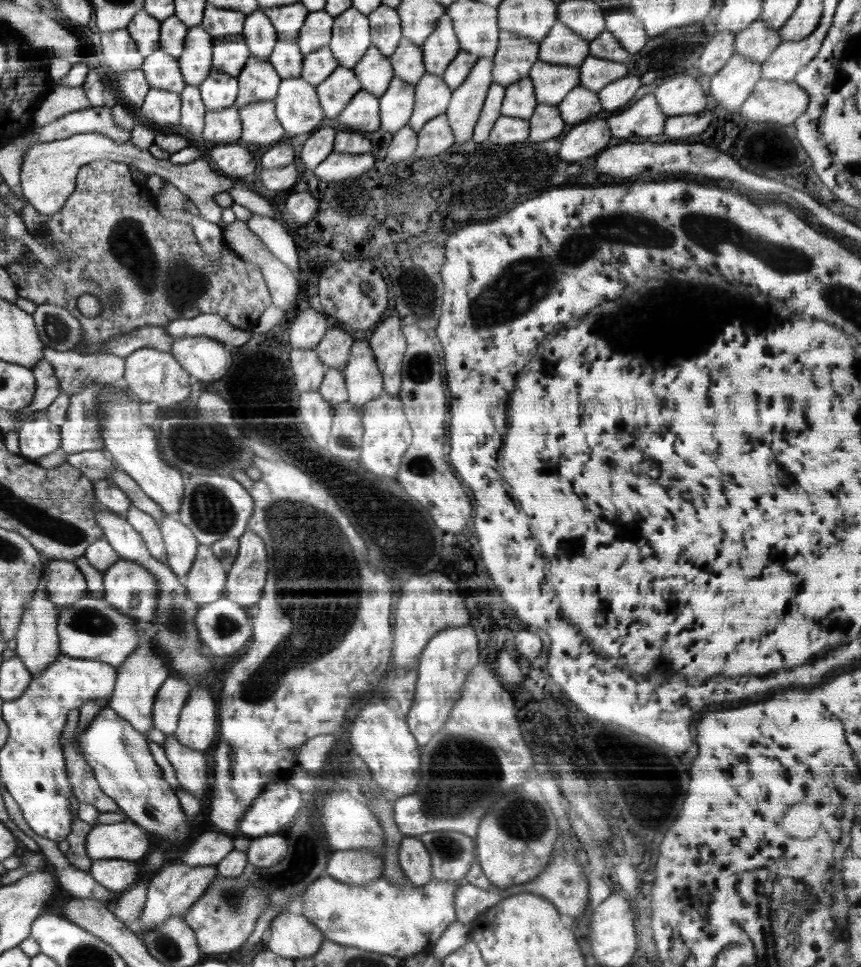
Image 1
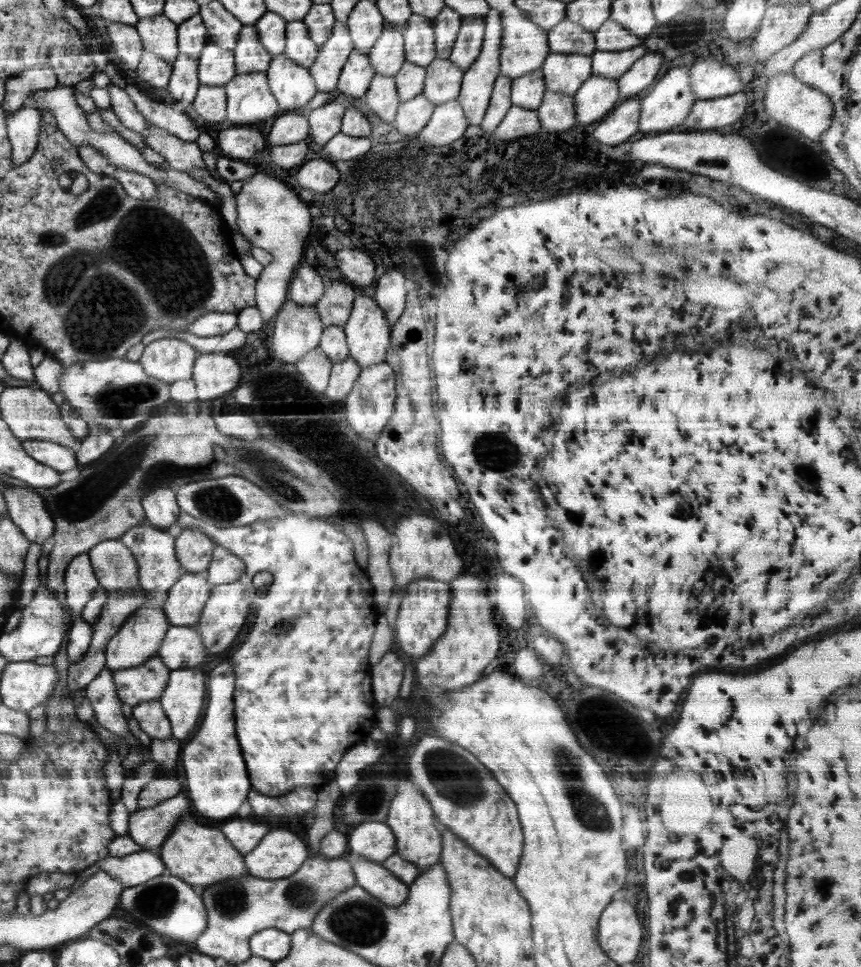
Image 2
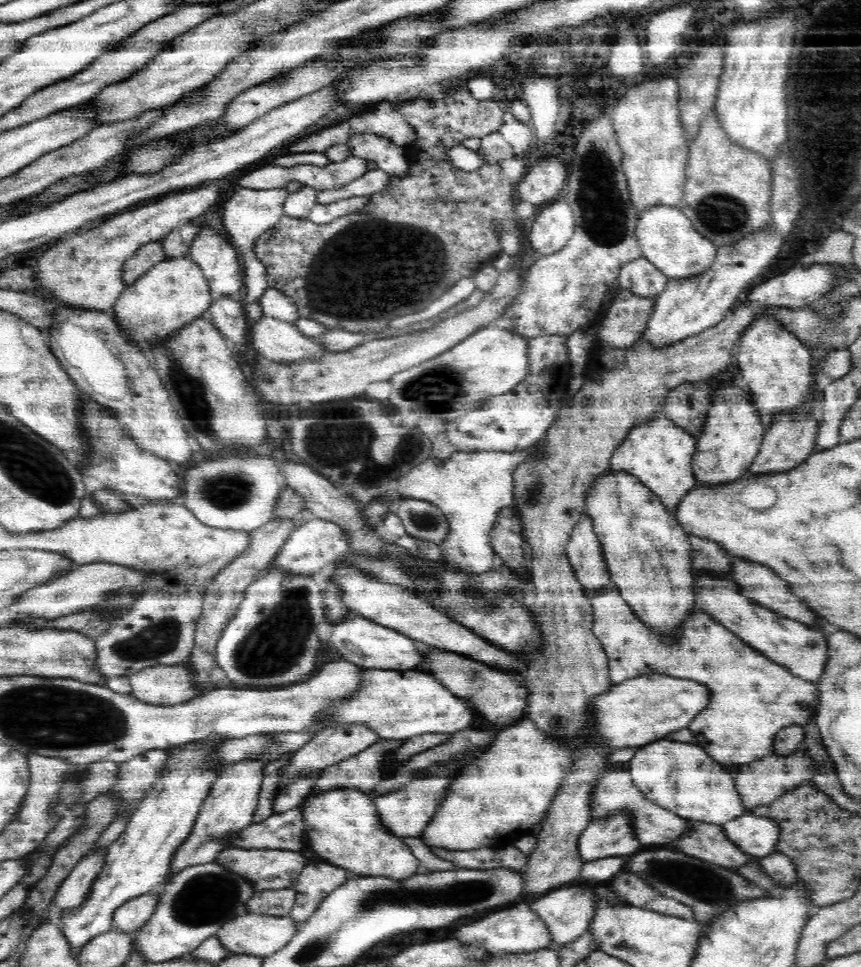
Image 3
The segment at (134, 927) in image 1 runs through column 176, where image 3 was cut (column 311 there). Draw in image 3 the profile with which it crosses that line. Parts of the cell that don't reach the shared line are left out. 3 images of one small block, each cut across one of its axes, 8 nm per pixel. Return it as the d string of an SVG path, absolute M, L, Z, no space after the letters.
M333 863L306 865L291 887L295 891L296 902L288 916L296 922L296 926L300 926L314 914L326 896L343 886L347 880L345 869Z

